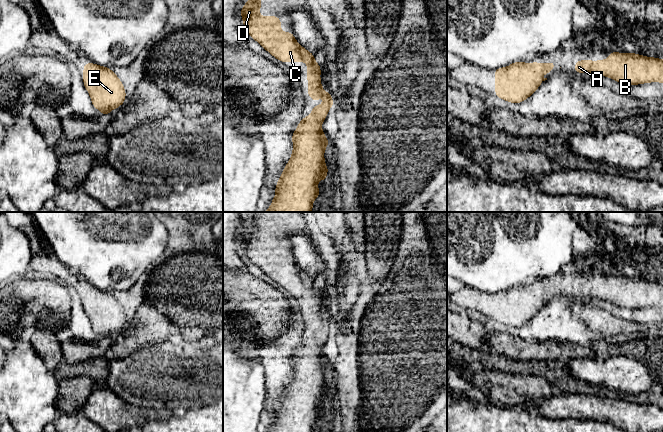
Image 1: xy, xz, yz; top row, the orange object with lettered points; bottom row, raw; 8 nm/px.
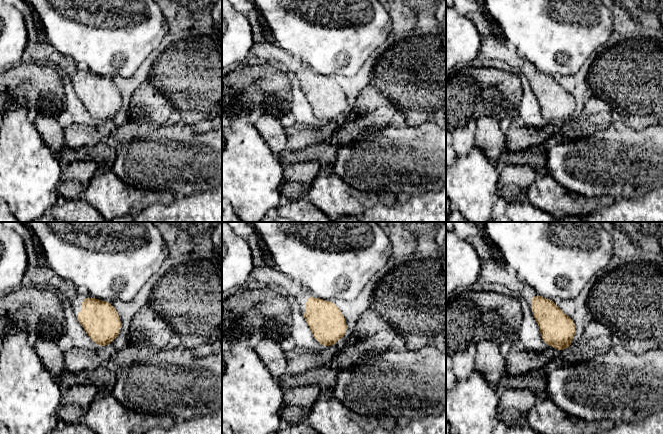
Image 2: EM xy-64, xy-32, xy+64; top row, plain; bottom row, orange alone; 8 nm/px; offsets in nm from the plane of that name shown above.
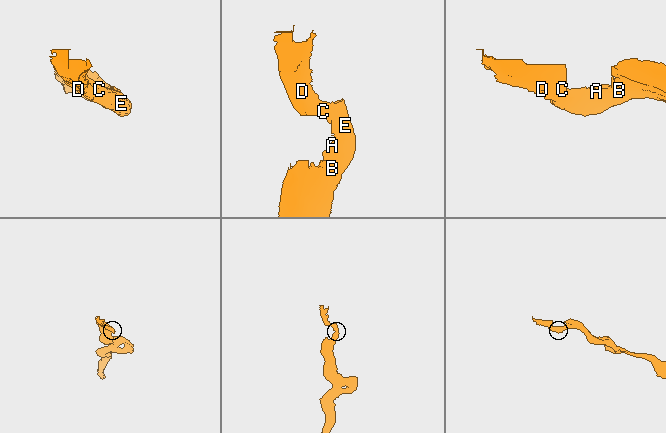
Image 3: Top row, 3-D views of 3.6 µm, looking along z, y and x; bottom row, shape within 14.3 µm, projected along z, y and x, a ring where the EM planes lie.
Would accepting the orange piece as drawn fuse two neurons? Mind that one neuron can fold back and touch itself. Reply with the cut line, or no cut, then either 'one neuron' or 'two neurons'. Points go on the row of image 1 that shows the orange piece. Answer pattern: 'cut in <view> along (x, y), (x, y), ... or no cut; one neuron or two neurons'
no cut; one neuron

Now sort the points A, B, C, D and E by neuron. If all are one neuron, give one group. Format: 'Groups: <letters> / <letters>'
Groups: A B C D E

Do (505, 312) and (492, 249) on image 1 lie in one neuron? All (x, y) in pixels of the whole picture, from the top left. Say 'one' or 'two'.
two

